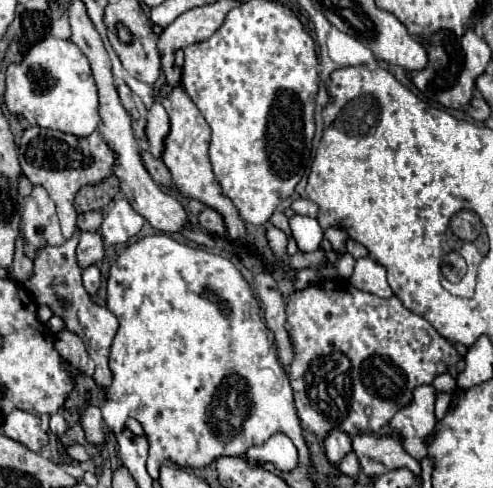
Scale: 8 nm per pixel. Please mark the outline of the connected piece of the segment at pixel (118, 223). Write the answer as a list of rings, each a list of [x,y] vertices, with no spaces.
[[[117,197],[109,205],[99,233],[107,245],[119,245],[127,243],[143,227],[143,223],[145,219],[131,207],[131,203],[125,197]]]

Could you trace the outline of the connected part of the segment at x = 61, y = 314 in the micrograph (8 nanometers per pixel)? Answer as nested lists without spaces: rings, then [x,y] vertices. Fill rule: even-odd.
[[[77,229],[75,235],[59,247],[39,249],[39,253],[35,253],[35,259],[33,259],[33,275],[27,279],[25,287],[35,303],[47,305],[53,311],[53,315],[57,315],[65,323],[67,331],[83,339],[85,349],[95,363],[95,373],[93,373],[95,383],[99,387],[109,387],[111,385],[109,347],[111,347],[111,341],[113,341],[113,335],[119,323],[117,323],[117,317],[107,307],[97,305],[83,287],[81,267],[77,265],[77,259],[75,259],[75,247],[79,241],[79,233],[81,231]]]

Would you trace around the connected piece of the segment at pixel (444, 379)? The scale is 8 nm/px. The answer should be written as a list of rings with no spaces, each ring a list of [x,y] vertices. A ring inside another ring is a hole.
[[[441,373],[439,377],[435,377],[433,387],[435,387],[437,391],[445,391],[445,393],[451,393],[451,391],[455,391],[455,389],[457,389],[455,379],[453,379],[449,373]]]

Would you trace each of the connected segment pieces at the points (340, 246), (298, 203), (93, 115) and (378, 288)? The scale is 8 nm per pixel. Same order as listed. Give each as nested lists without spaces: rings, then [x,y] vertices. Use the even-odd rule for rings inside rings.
[[[327,229],[325,231],[325,239],[331,243],[331,247],[337,253],[345,253],[345,245],[347,245],[347,233],[343,233],[343,229]]]
[[[295,199],[293,203],[291,203],[291,209],[295,211],[295,213],[299,213],[299,215],[309,215],[309,217],[317,217],[317,205],[313,203],[313,201],[309,201],[309,199]]]
[[[45,37],[43,41],[35,43],[21,61],[9,63],[5,73],[5,105],[9,113],[17,117],[25,117],[31,125],[43,127],[43,129],[55,129],[63,133],[71,133],[75,137],[87,137],[91,135],[99,125],[99,103],[97,103],[97,89],[95,79],[91,77],[91,67],[87,65],[87,57],[83,57],[83,51],[73,41],[61,41],[55,37]]]
[[[371,257],[357,259],[353,275],[349,277],[349,283],[355,285],[357,289],[369,291],[377,297],[391,297],[393,295],[389,283],[387,283],[387,277],[385,277],[385,267],[371,261]]]

